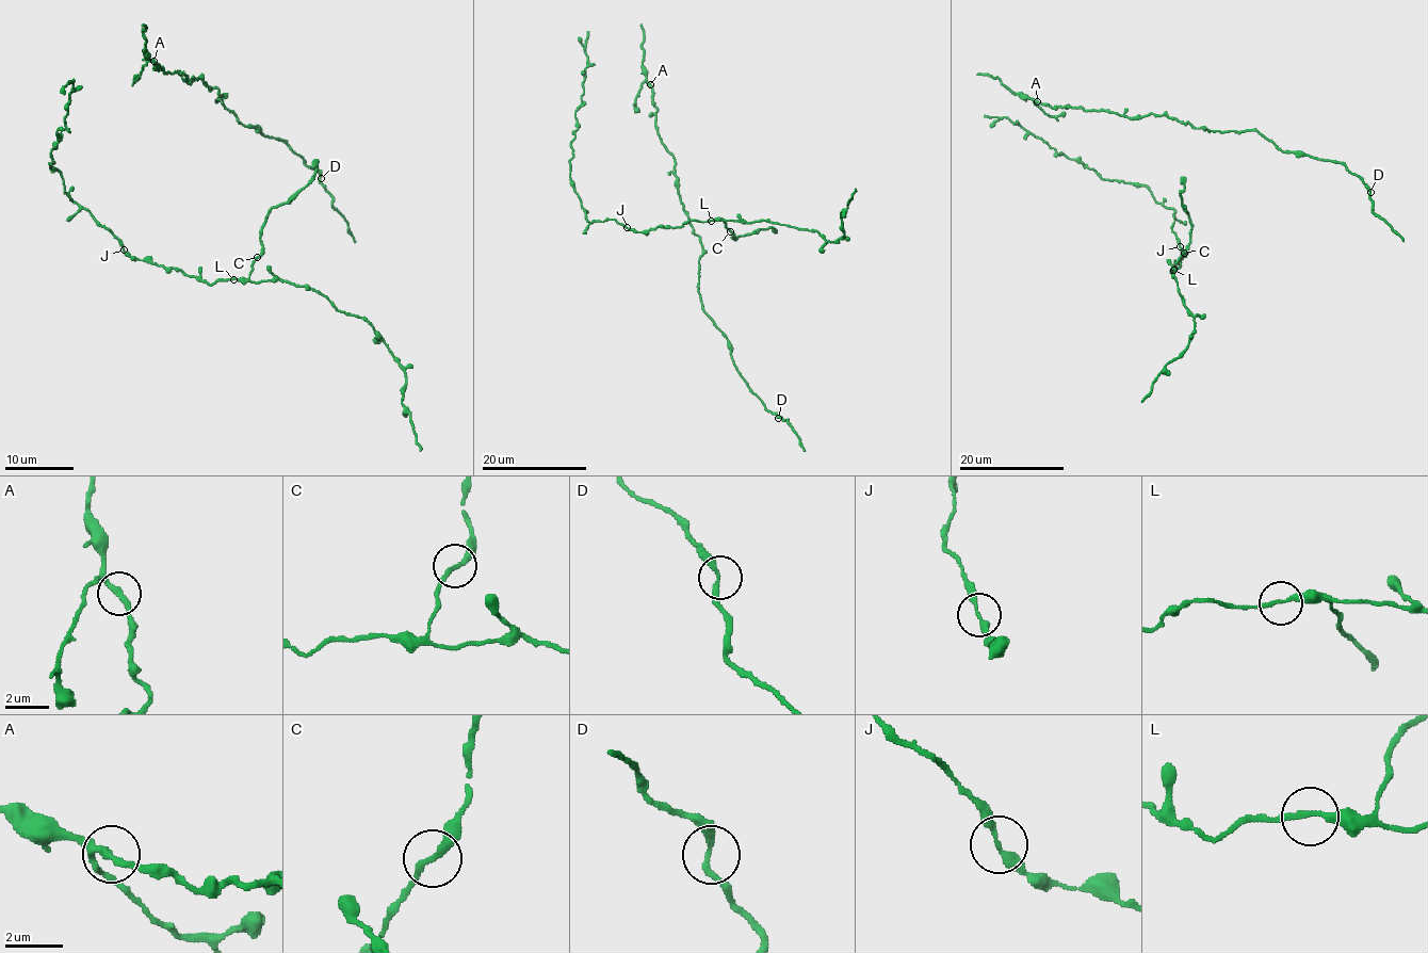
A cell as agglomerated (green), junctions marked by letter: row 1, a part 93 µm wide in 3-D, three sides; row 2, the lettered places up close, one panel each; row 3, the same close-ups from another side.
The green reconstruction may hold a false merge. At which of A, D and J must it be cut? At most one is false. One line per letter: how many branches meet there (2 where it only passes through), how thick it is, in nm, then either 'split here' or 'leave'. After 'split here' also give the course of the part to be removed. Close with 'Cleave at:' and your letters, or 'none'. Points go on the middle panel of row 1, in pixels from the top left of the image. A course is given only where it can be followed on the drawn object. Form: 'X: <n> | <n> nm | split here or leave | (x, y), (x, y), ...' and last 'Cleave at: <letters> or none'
A: 2 | 240 nm | leave
D: 2 | 240 nm | leave
J: 2 | 240 nm | leave
Cleave at: none

